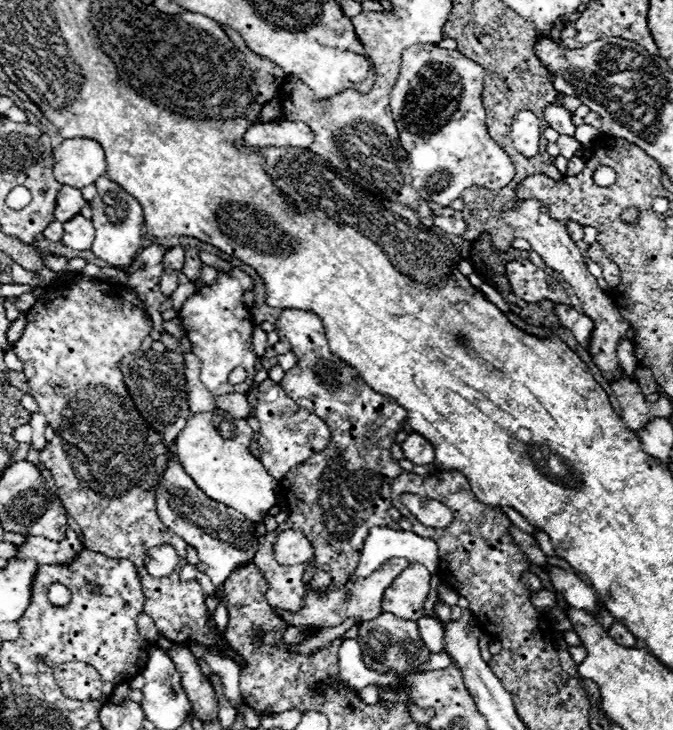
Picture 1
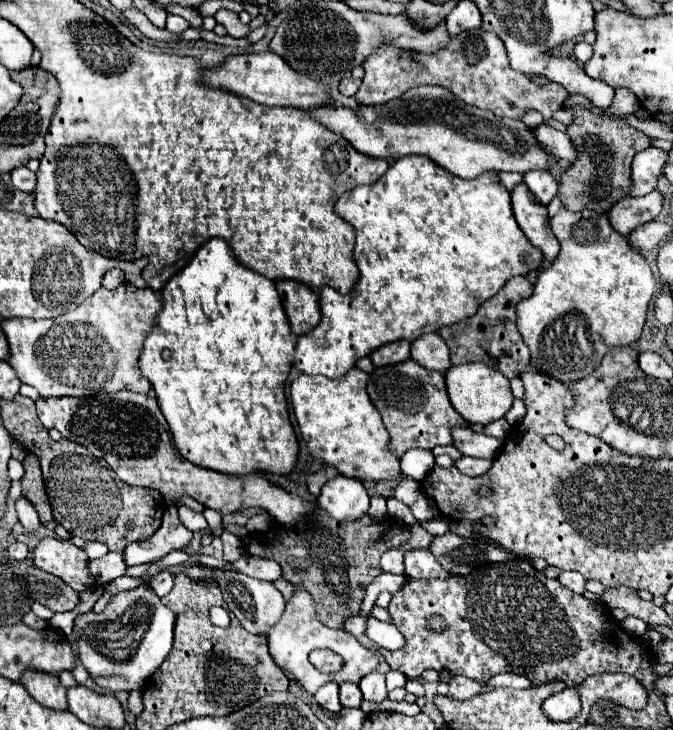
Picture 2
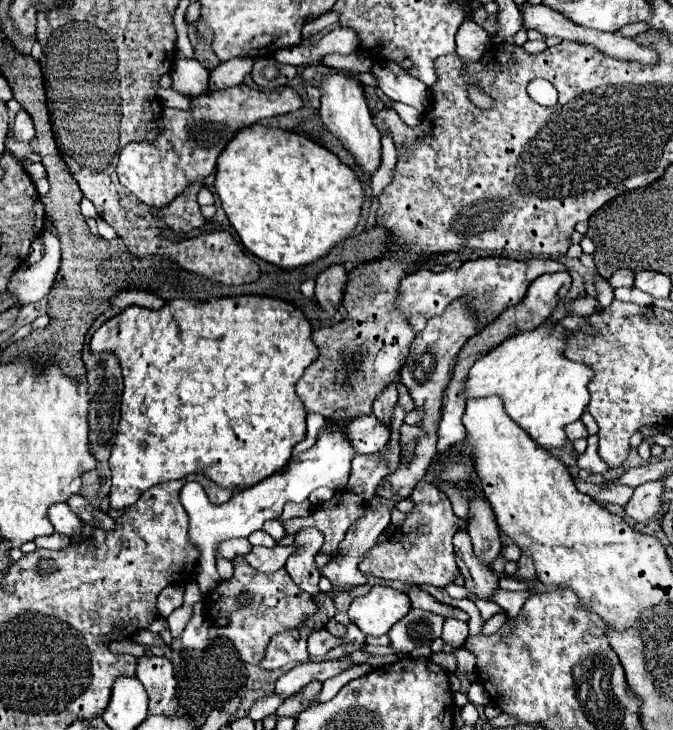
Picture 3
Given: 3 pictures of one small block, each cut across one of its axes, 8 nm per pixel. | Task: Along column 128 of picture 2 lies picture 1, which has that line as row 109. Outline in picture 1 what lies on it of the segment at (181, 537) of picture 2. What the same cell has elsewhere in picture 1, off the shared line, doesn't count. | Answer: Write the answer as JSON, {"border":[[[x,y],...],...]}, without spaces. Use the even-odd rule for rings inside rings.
{"border":[[[550,104],[544,108],[544,120],[548,120],[550,128],[558,130],[560,134],[568,134],[568,136],[574,136],[574,130],[576,126],[572,124],[572,114],[560,106],[560,104]]]}

